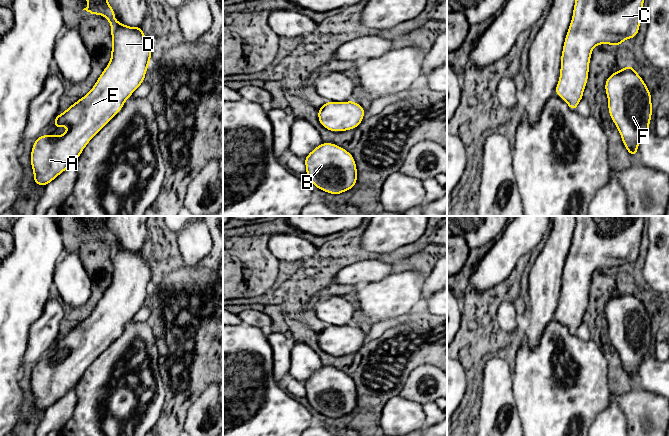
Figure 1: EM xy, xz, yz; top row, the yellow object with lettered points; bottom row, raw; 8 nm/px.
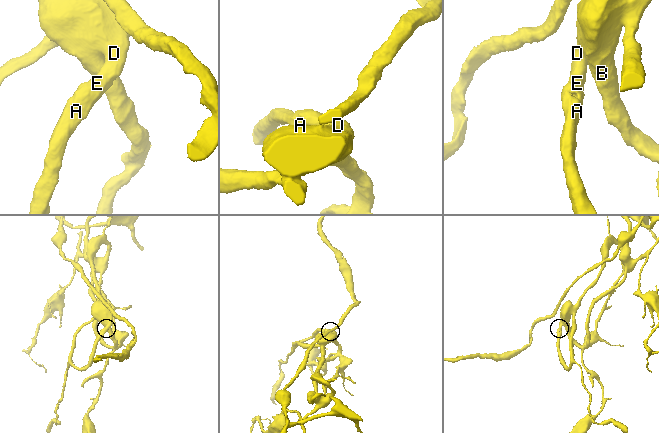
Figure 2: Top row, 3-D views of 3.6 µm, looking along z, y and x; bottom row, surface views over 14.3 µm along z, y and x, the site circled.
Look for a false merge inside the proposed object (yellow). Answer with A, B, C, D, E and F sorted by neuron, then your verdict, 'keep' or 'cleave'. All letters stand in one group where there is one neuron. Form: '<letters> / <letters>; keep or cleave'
A B C D E F; keep

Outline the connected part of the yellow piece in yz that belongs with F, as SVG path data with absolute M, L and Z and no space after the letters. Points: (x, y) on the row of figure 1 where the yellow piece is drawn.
M632 65L615 71L605 81L608 110L622 142L631 157L636 157L643 136L650 132L651 93Z

